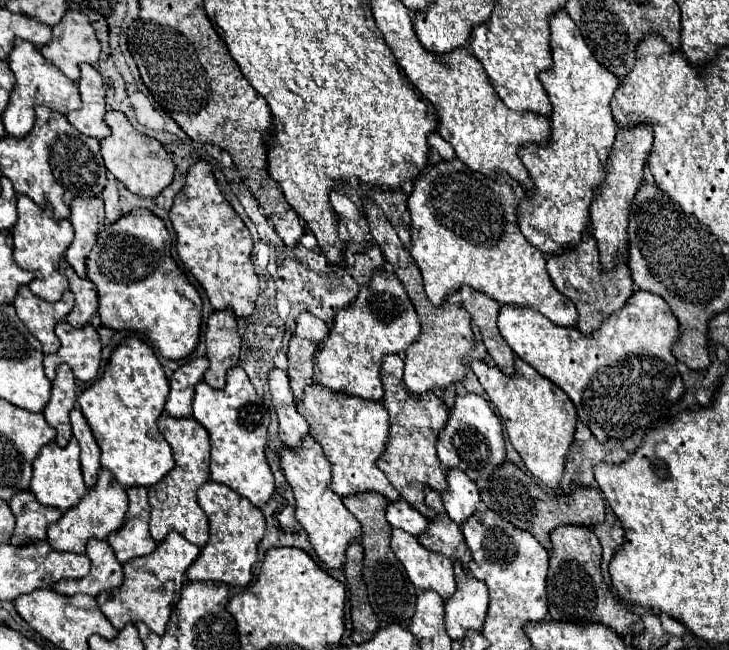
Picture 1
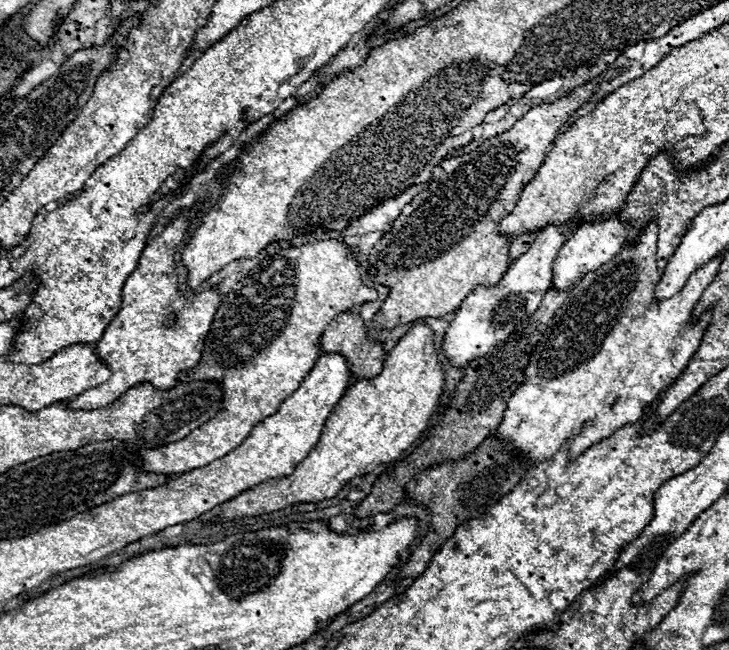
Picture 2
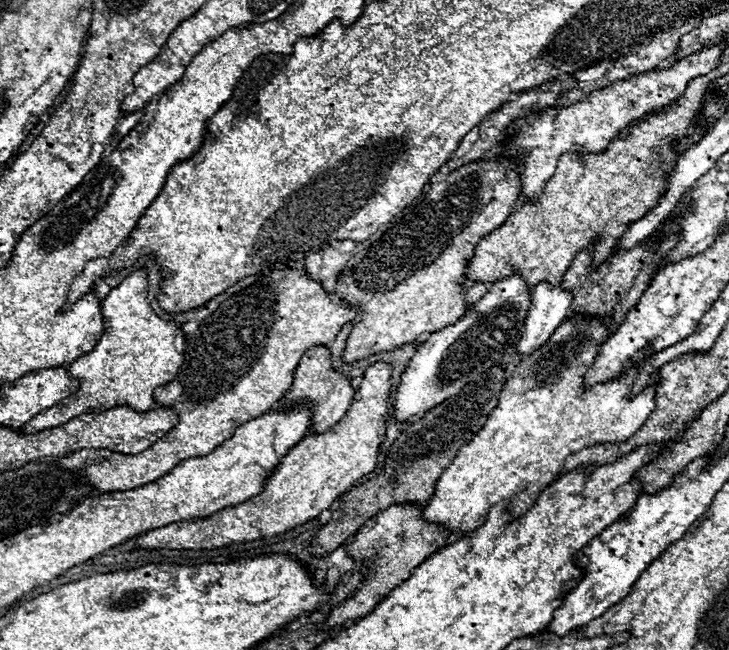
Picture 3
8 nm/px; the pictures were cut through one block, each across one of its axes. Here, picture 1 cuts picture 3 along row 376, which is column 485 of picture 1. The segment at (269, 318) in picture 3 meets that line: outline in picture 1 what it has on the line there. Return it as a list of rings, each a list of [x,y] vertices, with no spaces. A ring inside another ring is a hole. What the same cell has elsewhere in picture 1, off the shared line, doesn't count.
[[[458,158],[442,160],[436,166],[428,168],[424,176],[414,184],[412,194],[408,196],[408,212],[410,212],[410,254],[420,268],[424,280],[424,292],[434,306],[440,306],[450,292],[456,292],[460,284],[468,284],[478,292],[488,294],[500,304],[512,306],[528,306],[544,316],[548,316],[558,326],[574,326],[578,320],[576,306],[562,296],[554,286],[546,272],[546,258],[538,248],[530,246],[522,236],[516,222],[516,206],[524,190],[522,186],[506,174],[484,176],[480,172],[470,170]]]

